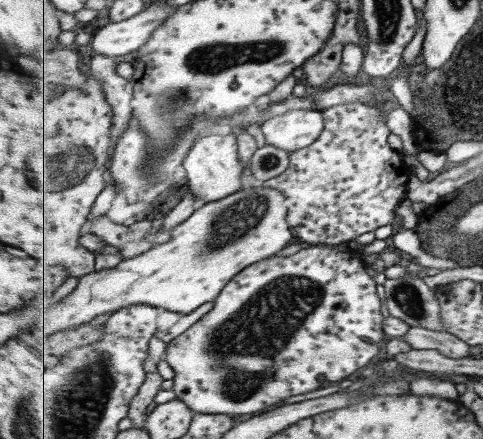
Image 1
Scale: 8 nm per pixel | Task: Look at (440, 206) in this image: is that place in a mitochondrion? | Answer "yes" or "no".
no

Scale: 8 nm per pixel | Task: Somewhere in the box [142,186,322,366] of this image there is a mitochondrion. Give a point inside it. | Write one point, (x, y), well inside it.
(233, 223)

